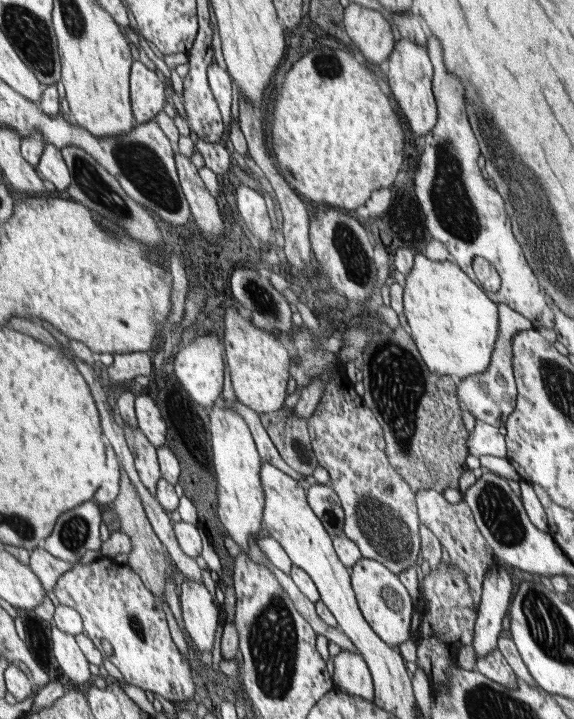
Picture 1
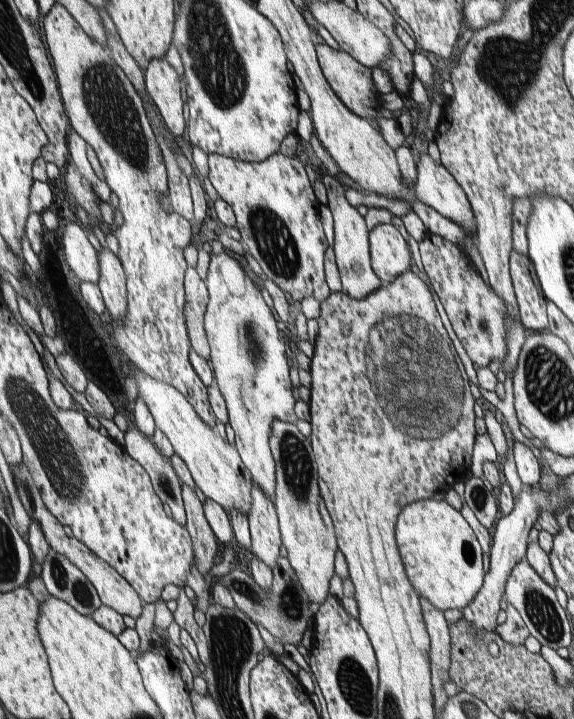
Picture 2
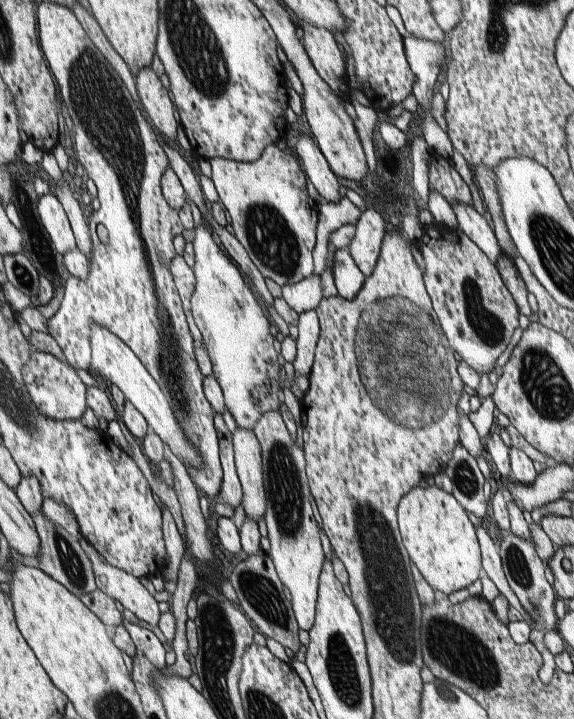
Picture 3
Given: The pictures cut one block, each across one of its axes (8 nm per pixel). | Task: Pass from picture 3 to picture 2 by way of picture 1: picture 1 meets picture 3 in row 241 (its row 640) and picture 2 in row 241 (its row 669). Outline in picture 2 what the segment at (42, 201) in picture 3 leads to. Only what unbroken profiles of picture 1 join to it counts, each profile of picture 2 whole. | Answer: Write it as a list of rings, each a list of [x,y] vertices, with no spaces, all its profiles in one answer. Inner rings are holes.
[[[67,222],[65,228],[61,230],[59,236],[65,262],[71,268],[71,272],[81,280],[81,282],[91,282],[97,284],[99,280],[99,258],[93,246],[87,242],[87,236],[83,234],[81,226],[75,222]]]

